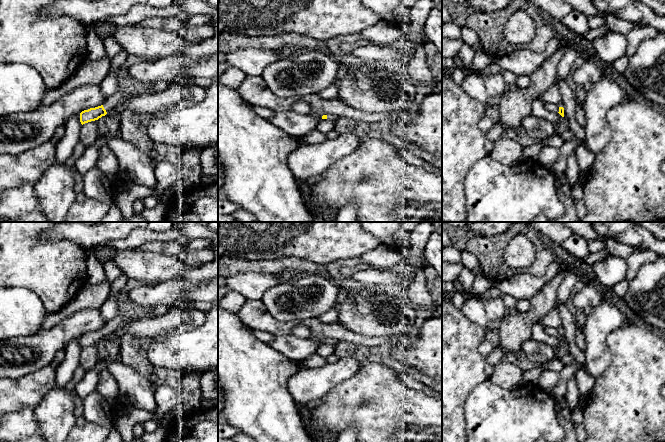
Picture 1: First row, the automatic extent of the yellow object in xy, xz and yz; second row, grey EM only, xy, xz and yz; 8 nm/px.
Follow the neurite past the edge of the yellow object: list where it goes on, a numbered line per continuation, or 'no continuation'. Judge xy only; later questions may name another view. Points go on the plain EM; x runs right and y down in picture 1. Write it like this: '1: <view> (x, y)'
1: xy (111, 326)

